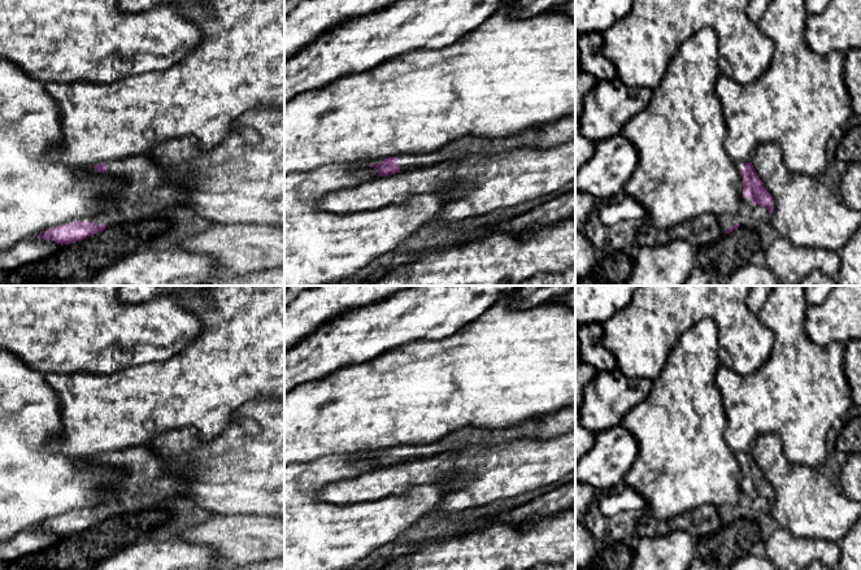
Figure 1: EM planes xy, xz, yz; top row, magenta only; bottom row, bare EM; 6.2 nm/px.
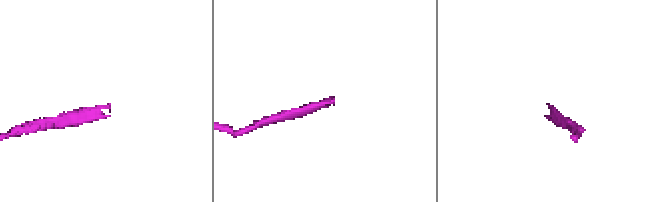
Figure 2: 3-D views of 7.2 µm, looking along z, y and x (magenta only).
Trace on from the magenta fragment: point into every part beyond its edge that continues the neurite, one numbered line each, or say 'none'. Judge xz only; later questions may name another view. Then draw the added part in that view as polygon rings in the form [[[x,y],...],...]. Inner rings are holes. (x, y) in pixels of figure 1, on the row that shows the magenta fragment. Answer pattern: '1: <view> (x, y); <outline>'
1: xz (562, 130); [[[575,113],[556,121],[530,126],[510,136],[488,138],[466,135],[434,152],[399,156],[400,171],[410,171],[439,162],[457,161],[468,155],[487,156],[517,148],[549,148],[575,140]]]

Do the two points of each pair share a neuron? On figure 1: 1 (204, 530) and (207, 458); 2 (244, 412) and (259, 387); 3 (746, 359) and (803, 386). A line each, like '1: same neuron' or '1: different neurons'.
1: different neurons
2: different neurons
3: different neurons

